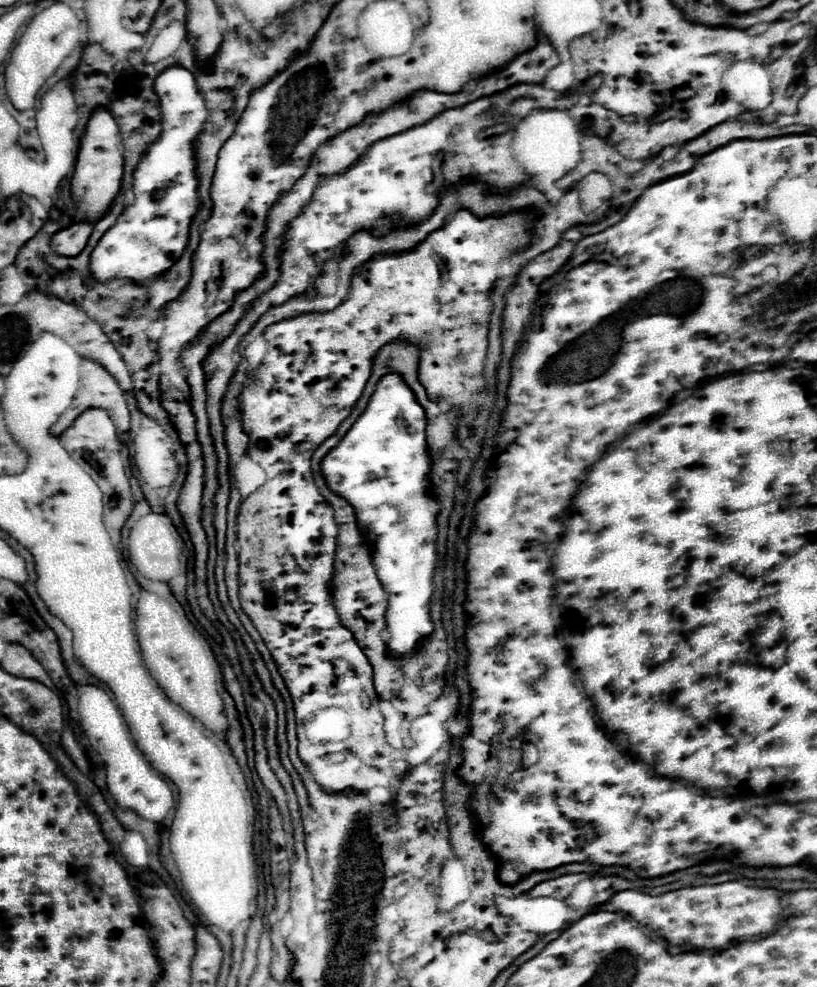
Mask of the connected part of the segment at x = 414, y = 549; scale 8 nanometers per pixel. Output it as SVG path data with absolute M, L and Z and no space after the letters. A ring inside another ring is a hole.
M387 374L381 378L375 394L371 396L367 404L367 410L357 418L351 430L343 436L339 446L333 448L323 458L321 468L323 468L323 476L329 488L333 488L333 492L343 496L355 508L357 520L375 538L371 544L373 566L389 596L385 618L387 618L387 630L391 638L387 640L387 646L389 646L391 656L405 656L419 646L421 638L433 632L433 622L429 618L429 600L433 594L433 570L437 564L435 516L439 512L439 502L429 496L429 482L427 482L429 458L427 458L427 446L425 446L425 414L401 376Z

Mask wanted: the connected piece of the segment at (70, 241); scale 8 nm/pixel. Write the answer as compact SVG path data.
M81 222L81 224L73 224L73 226L57 232L51 238L53 252L57 252L59 256L77 256L77 254L81 254L81 250L87 246L91 230L93 230L93 224Z

